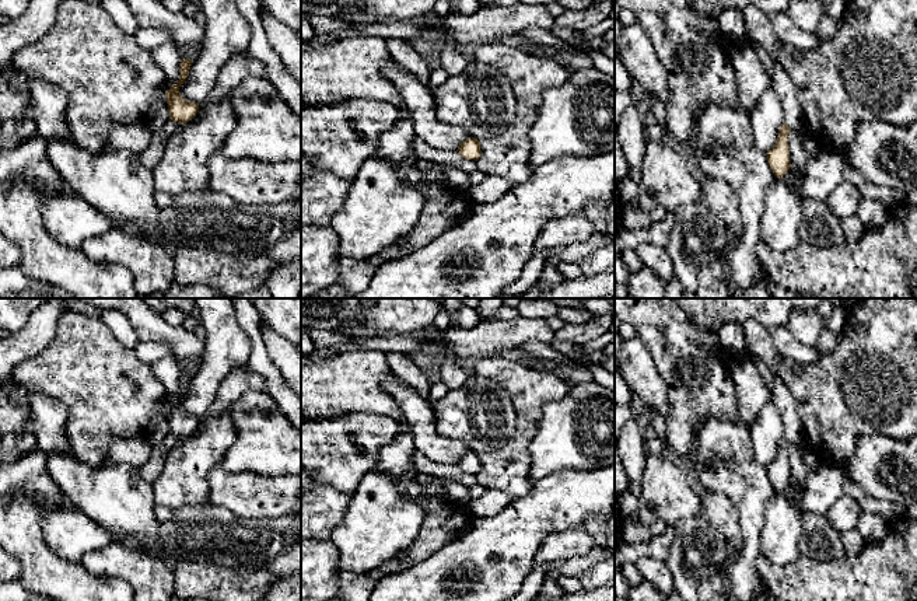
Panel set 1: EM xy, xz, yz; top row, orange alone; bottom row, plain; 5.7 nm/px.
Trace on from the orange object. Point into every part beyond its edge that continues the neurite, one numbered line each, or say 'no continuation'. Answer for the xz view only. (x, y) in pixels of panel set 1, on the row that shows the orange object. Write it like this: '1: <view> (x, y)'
1: xz (422, 152)

